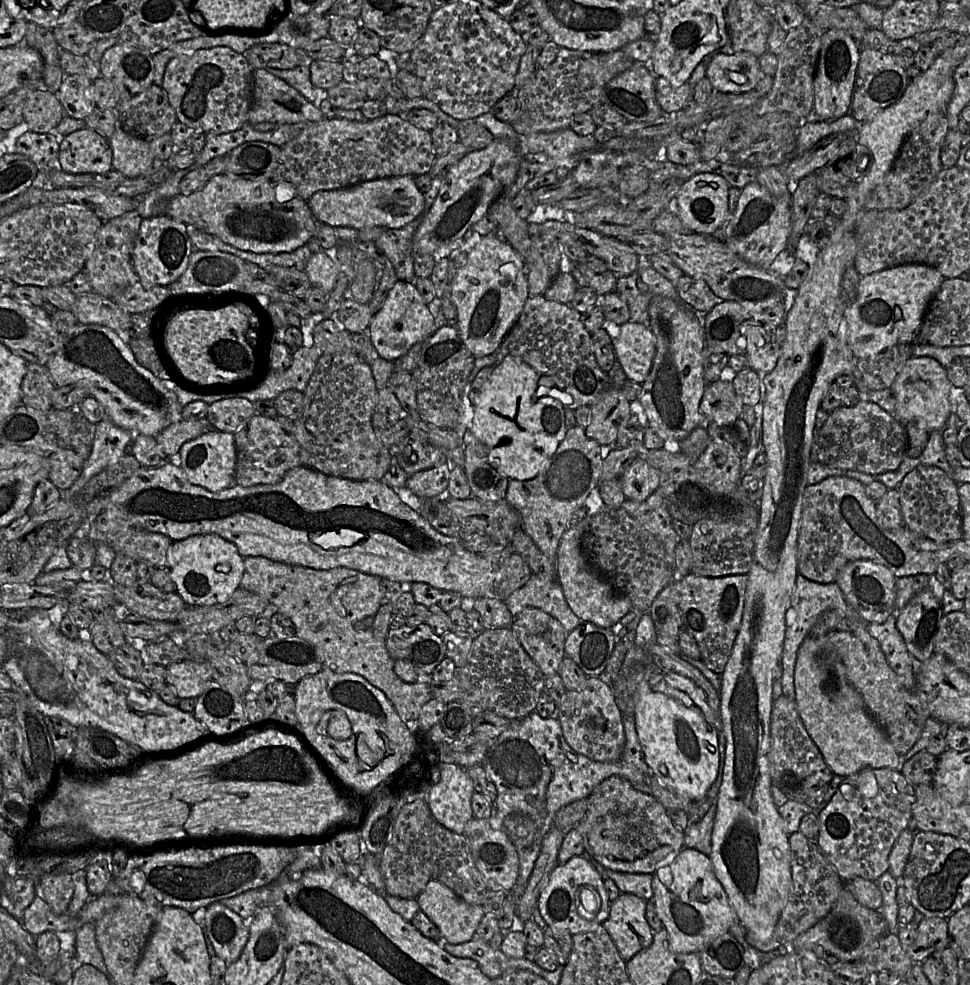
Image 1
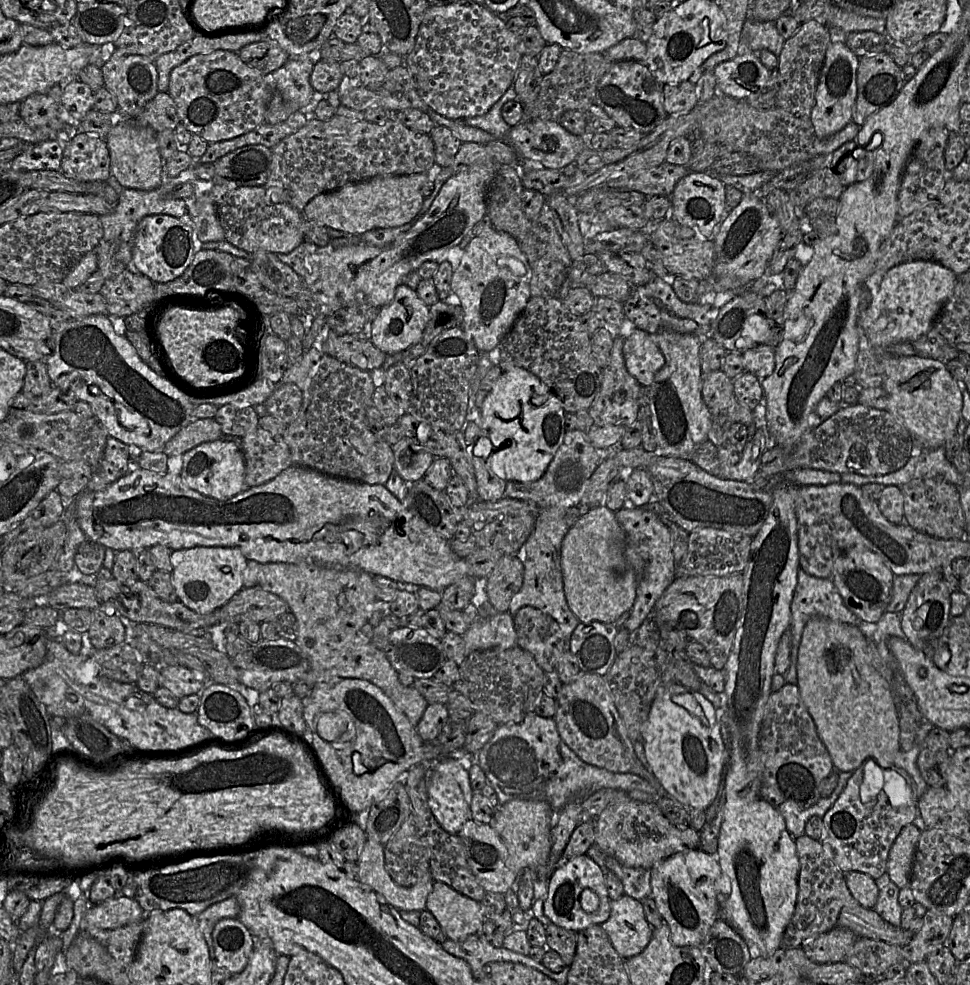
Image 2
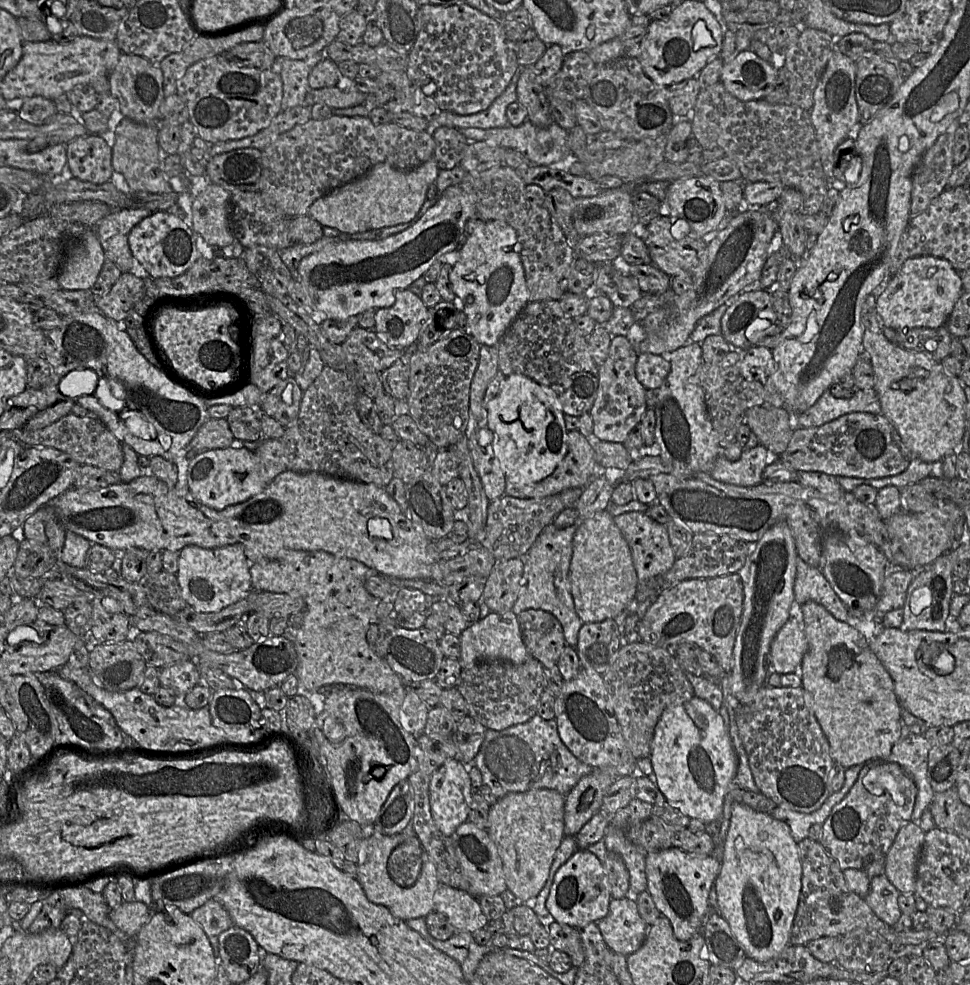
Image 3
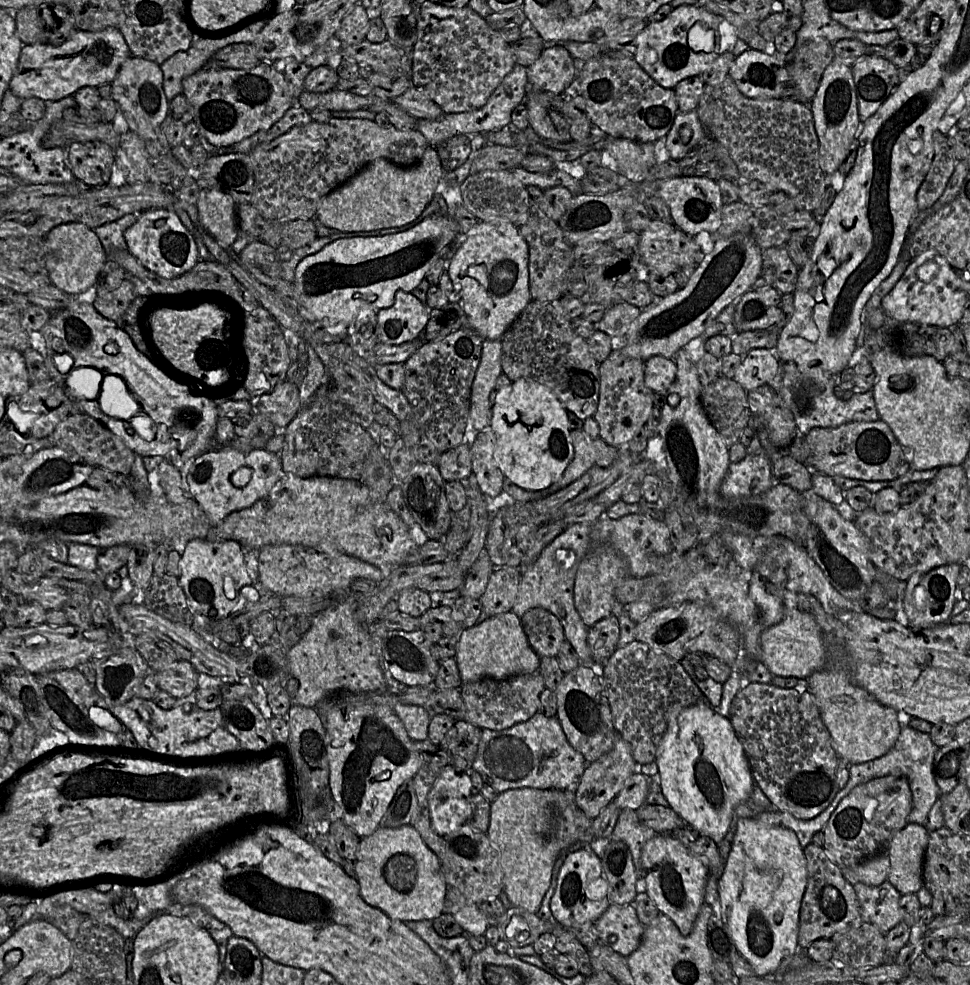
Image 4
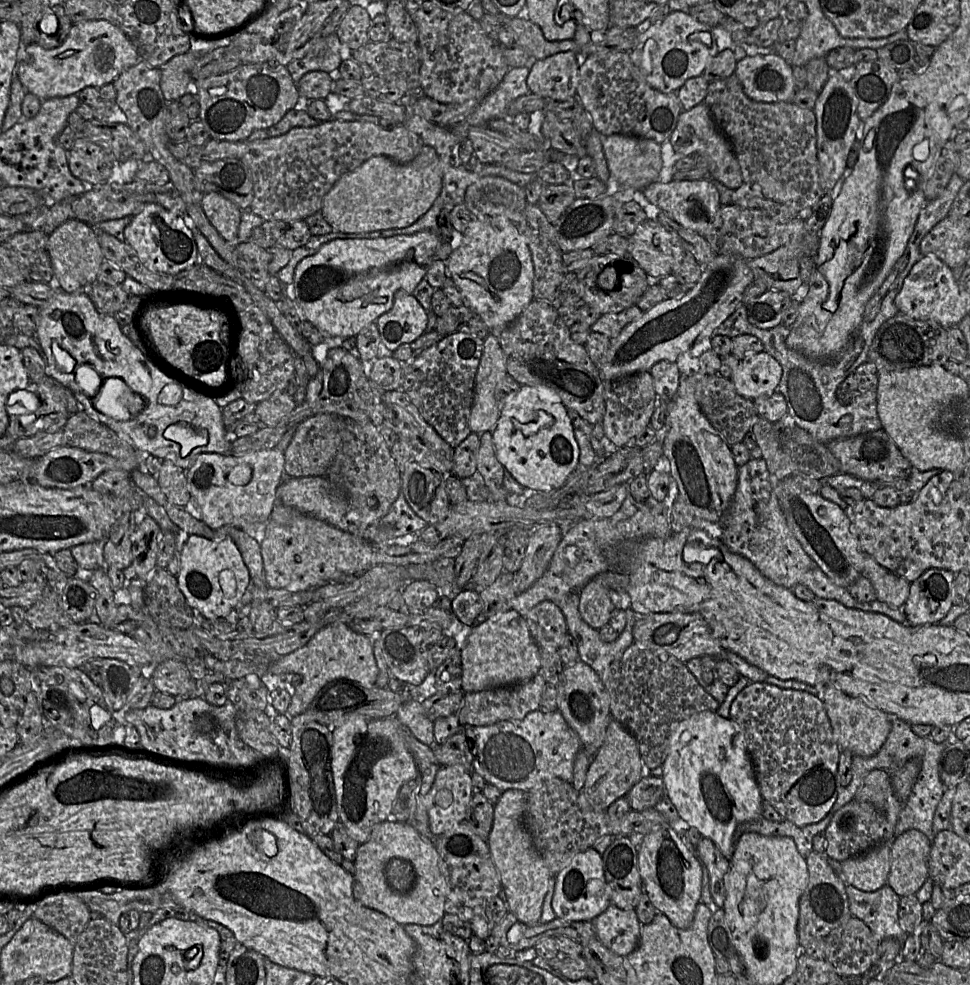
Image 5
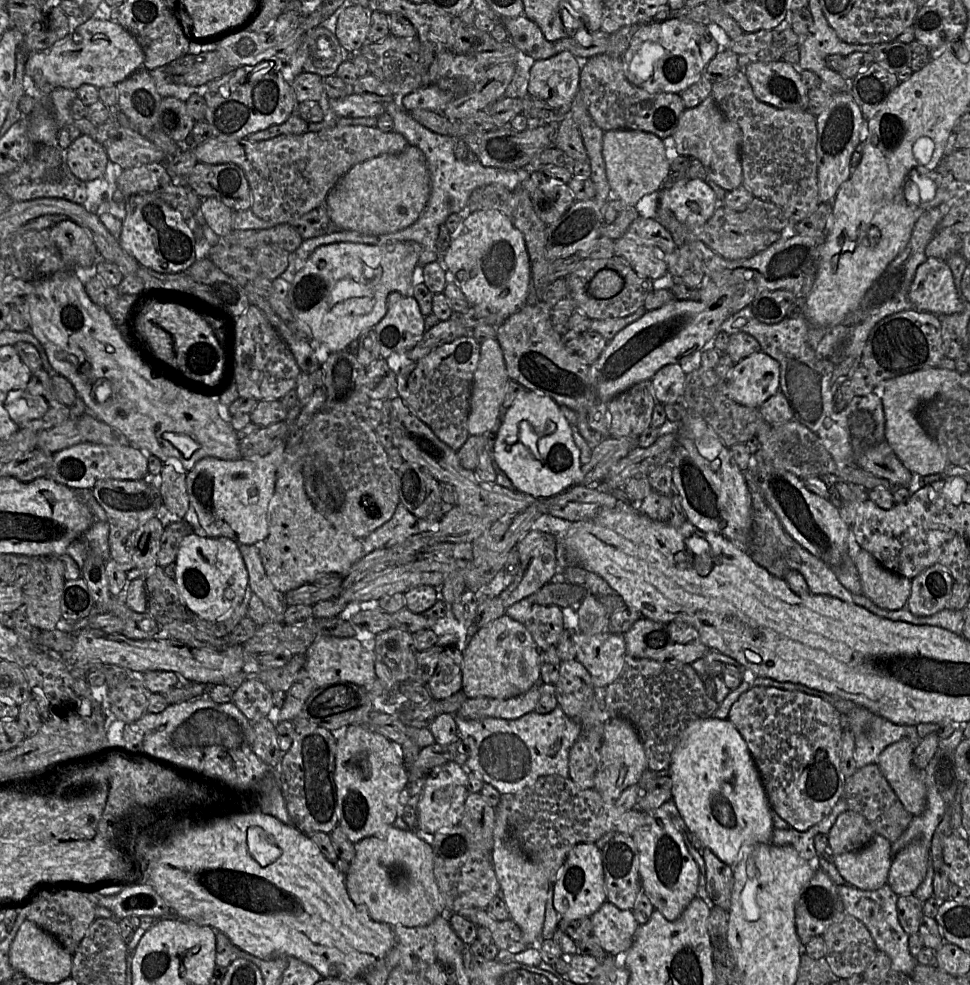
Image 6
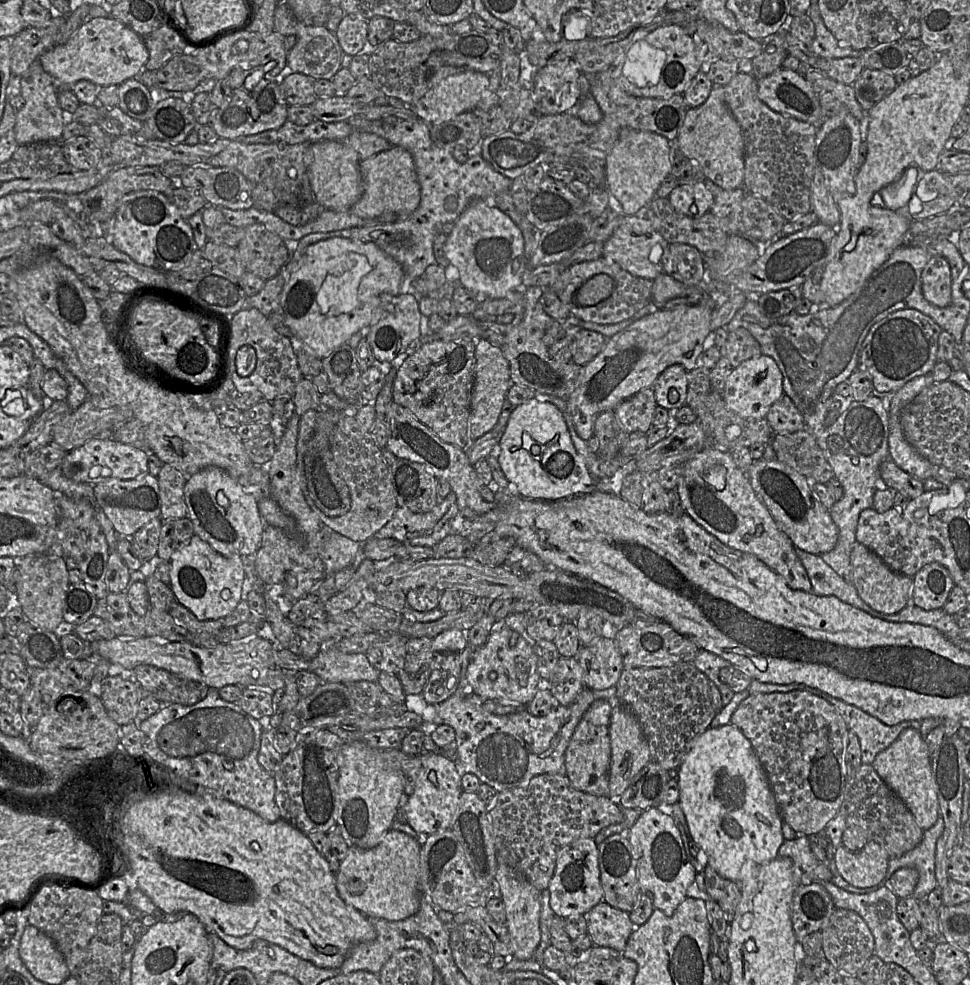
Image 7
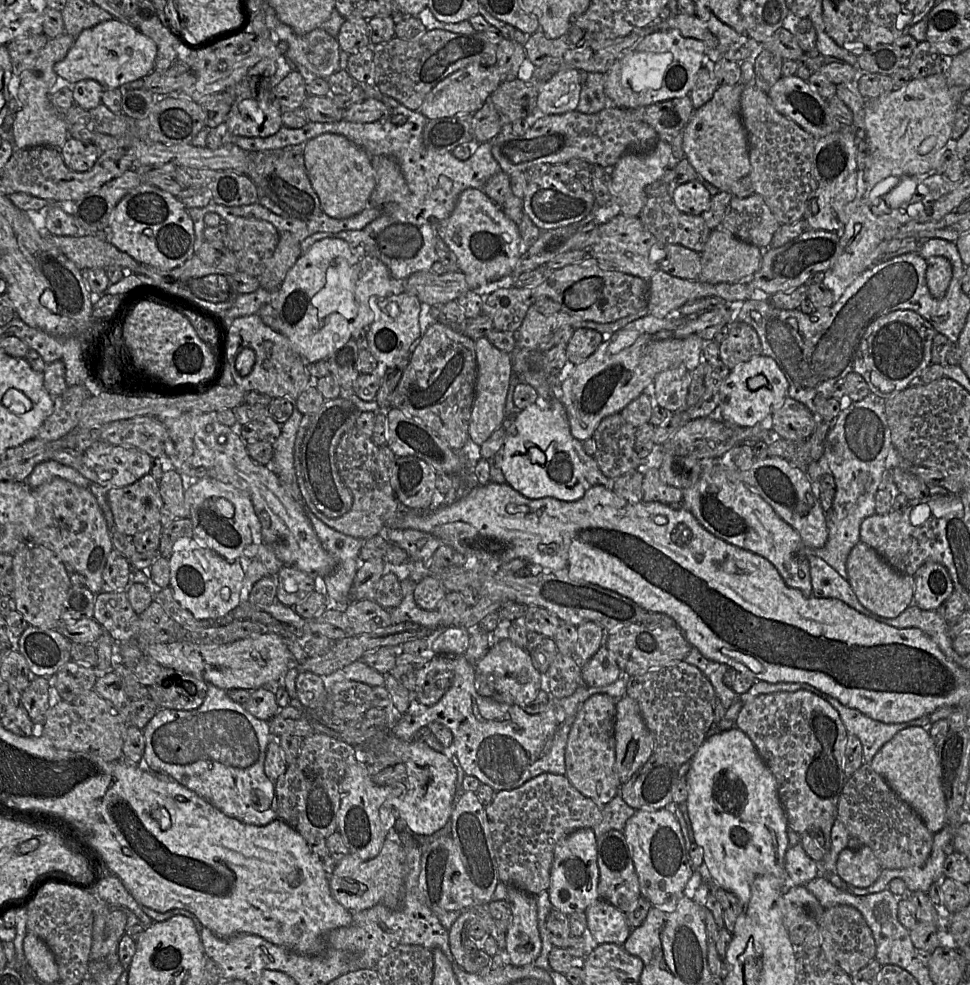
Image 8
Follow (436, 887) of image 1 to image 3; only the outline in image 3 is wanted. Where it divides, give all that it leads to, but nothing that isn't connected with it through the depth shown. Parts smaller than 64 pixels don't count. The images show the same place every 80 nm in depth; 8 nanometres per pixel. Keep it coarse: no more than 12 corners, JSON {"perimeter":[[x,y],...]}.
{"perimeter":[[440,884],[434,911],[456,932],[474,933],[488,922],[478,899]]}

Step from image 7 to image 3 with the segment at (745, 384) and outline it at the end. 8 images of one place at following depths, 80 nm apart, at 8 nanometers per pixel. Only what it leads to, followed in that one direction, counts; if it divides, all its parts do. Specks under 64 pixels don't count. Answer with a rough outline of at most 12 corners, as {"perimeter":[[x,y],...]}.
{"perimeter":[[772,350],[742,353],[740,380],[763,385],[775,371]]}

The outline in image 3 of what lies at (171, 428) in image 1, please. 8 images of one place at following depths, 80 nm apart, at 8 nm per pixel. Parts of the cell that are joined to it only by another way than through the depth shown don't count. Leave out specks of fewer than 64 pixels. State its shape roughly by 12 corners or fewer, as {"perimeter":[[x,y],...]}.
{"perimeter":[[209,418],[187,447],[190,460],[210,449],[231,447],[225,418]]}

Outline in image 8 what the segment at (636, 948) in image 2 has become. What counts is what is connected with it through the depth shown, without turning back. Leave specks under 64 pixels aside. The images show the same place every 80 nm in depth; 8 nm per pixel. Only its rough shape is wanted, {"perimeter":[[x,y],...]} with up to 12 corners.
{"perimeter":[[598,899],[586,908],[592,944],[623,946],[632,930],[624,912]]}

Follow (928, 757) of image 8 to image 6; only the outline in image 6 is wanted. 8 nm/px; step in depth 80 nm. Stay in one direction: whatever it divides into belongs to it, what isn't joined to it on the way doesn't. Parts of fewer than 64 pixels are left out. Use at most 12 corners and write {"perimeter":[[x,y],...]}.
{"perimeter":[[903,738],[876,764],[906,811],[926,808],[923,771]]}

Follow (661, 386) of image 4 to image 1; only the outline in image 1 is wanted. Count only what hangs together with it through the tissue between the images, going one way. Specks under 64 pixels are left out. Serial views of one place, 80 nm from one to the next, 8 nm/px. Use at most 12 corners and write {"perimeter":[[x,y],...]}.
{"perimeter":[[628,321],[613,339],[628,380],[650,373],[656,340],[649,327]]}

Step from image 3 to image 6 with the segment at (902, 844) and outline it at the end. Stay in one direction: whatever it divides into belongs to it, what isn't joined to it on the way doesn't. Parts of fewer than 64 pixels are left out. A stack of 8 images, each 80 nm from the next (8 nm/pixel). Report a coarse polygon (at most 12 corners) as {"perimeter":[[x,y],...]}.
{"perimeter":[[912,841],[893,858],[887,885],[913,895],[925,879],[930,850]]}

